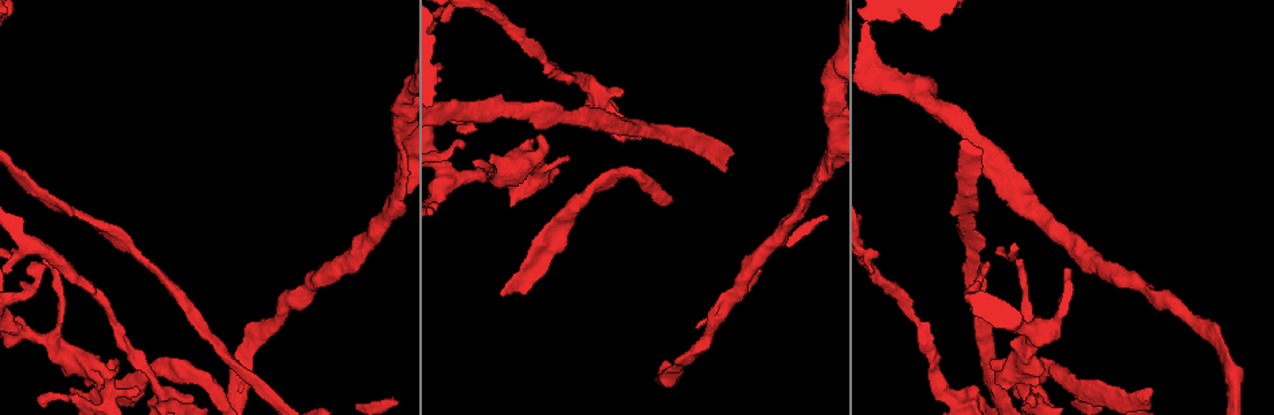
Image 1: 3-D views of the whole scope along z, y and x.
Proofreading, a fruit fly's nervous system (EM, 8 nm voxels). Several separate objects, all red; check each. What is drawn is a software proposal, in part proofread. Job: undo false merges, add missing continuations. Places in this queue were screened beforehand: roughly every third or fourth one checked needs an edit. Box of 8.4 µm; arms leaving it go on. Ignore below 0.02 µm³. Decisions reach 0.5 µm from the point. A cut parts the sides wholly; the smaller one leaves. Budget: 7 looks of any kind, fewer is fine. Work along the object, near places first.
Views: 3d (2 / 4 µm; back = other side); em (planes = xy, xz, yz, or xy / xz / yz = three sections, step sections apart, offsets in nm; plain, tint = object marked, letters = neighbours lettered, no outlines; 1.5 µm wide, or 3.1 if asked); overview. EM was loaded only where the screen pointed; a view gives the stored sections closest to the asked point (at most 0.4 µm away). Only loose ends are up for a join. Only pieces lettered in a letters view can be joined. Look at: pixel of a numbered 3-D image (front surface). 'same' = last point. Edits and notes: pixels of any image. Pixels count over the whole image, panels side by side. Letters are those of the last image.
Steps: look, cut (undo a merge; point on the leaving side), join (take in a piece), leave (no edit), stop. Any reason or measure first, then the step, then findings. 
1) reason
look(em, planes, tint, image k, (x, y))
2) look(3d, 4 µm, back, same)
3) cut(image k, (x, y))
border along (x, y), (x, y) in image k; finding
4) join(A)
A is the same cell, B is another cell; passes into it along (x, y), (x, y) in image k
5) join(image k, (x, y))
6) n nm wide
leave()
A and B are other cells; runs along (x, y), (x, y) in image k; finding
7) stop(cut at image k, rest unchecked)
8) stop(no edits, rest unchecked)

sudden change in width
look(em, xz, step 8, tint, image 1, (446, 180))

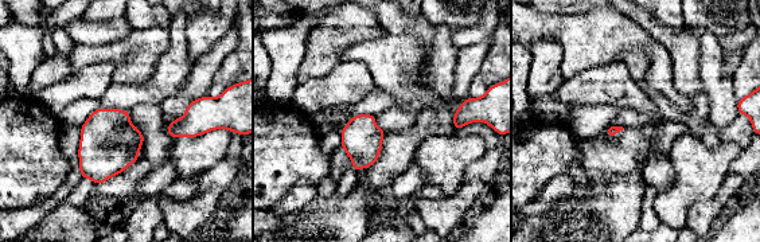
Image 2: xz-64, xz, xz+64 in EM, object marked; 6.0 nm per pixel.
look(em, planes, letters, same)

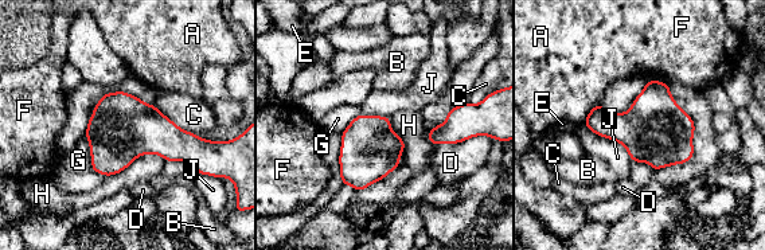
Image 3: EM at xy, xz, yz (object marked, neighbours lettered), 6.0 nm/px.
400 nm wide
leave()
A, B, C, D, E, F, G, H and J are other cells; border along (166, 160), (143, 153), (109, 176) in image 3; continuous, no second cell

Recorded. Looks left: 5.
free end
look(3d, 2 µm, image 1, (536, 136))

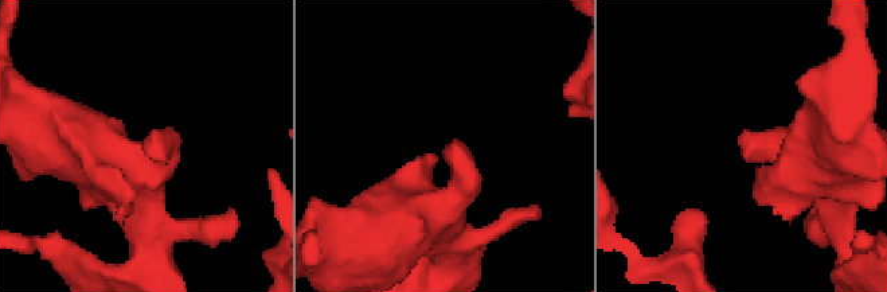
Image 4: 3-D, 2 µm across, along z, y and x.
look(em, xz, step 4, tint, image 4, (434, 157))

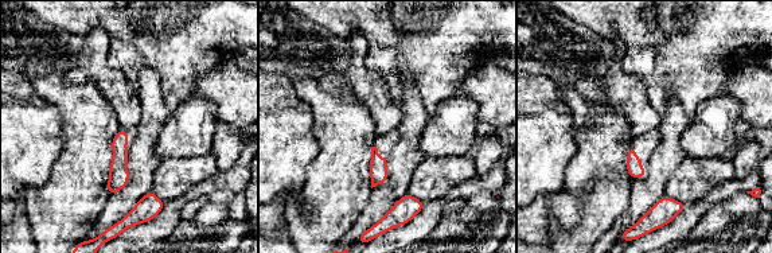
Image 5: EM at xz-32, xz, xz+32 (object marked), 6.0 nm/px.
see the neighbours
look(em, xz, step 4, letters, same)

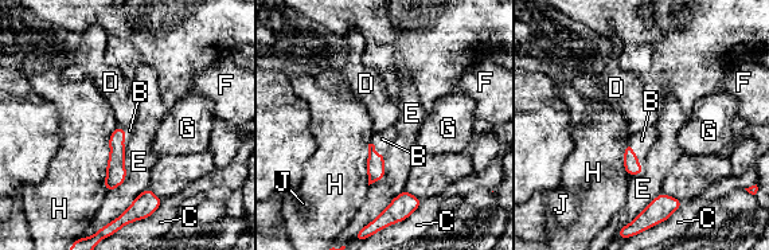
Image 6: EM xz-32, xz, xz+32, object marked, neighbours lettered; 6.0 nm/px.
H touches over 400 nm
join(B)
B is the same cell, C, D, E, F, G, H and J are other cells; the cell continues

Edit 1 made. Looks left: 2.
stop(join at image 6, rest unchecked)

